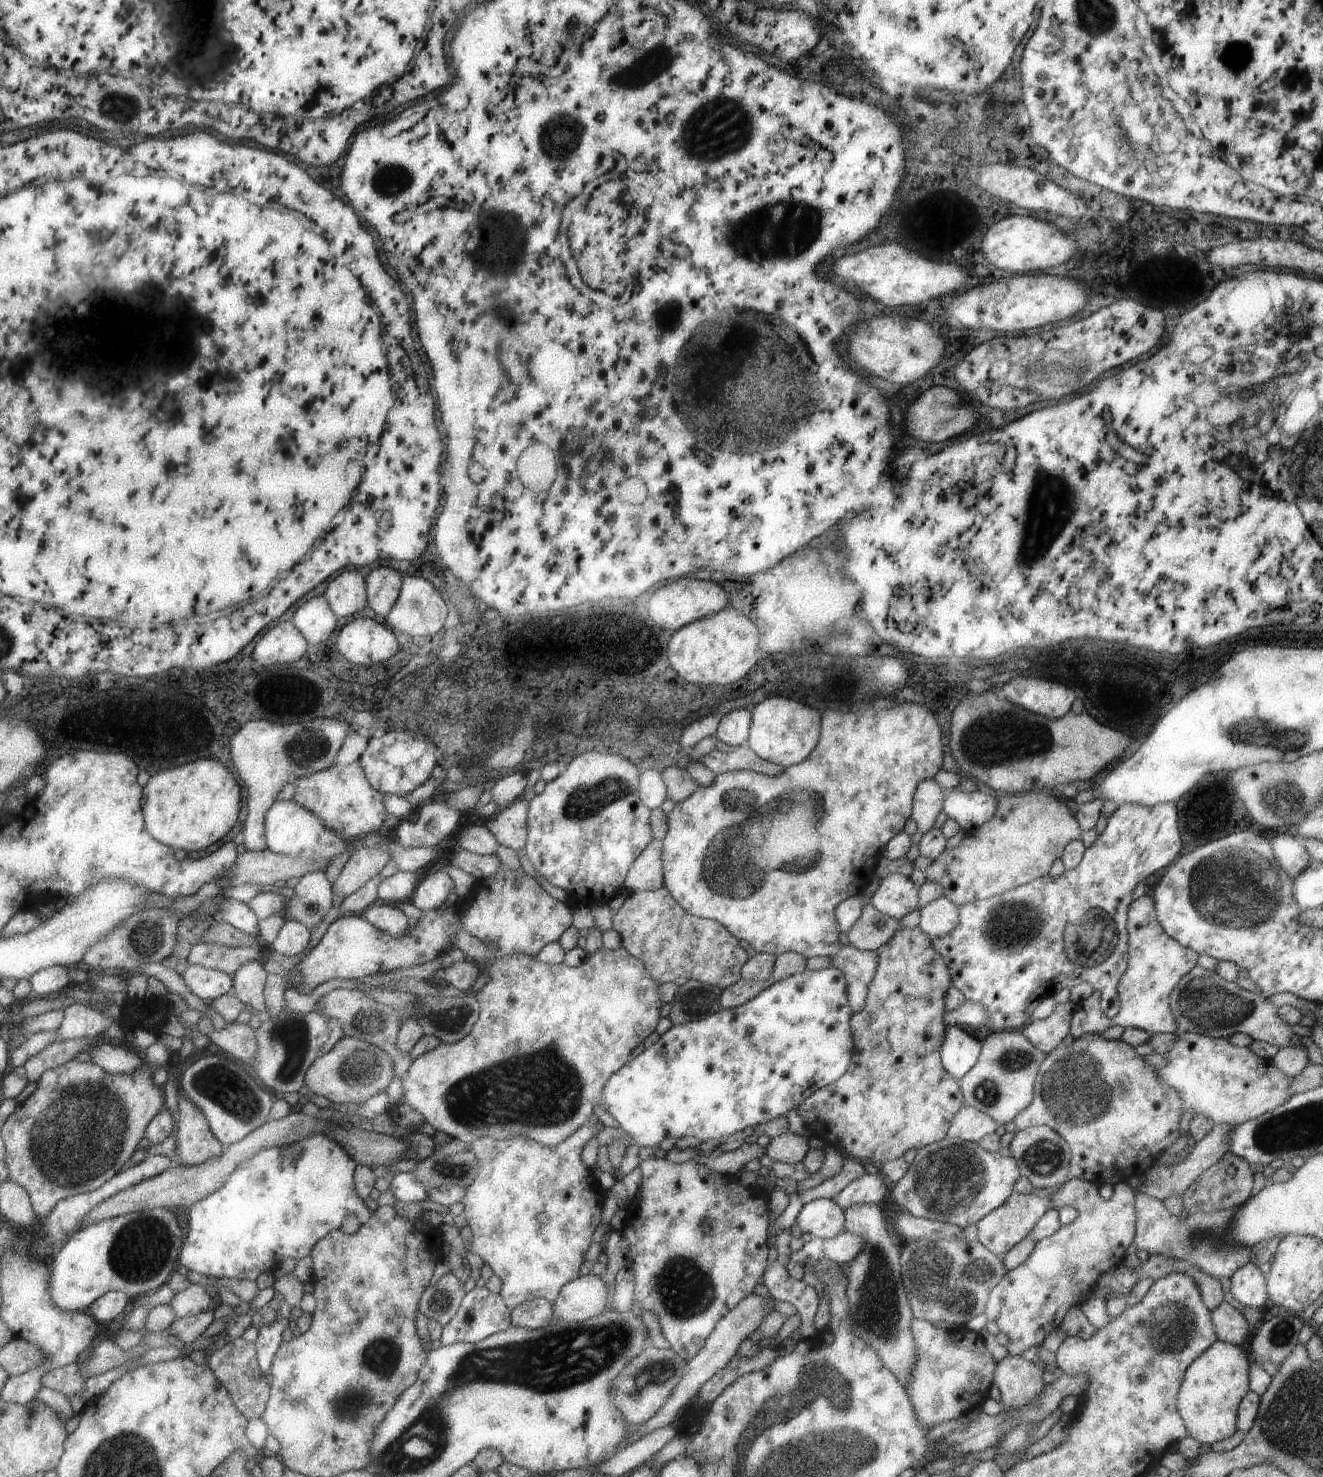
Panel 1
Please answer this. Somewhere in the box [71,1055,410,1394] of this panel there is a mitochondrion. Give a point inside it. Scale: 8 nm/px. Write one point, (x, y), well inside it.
(143, 1245)

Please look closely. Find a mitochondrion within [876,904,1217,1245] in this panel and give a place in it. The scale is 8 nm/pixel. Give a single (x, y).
(1079, 1089)

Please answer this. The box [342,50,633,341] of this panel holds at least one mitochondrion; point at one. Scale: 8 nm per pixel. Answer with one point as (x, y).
(559, 138)

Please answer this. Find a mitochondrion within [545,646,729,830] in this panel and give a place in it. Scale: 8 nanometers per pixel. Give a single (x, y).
(581, 803)

